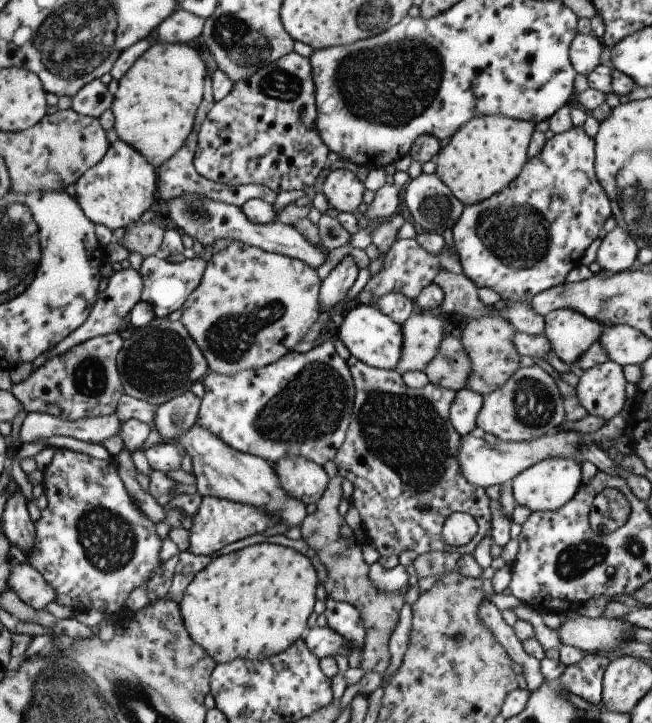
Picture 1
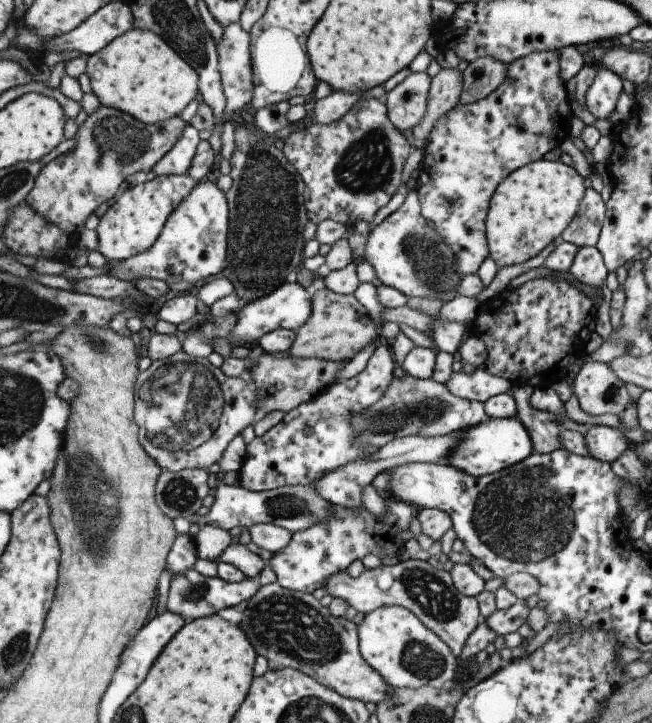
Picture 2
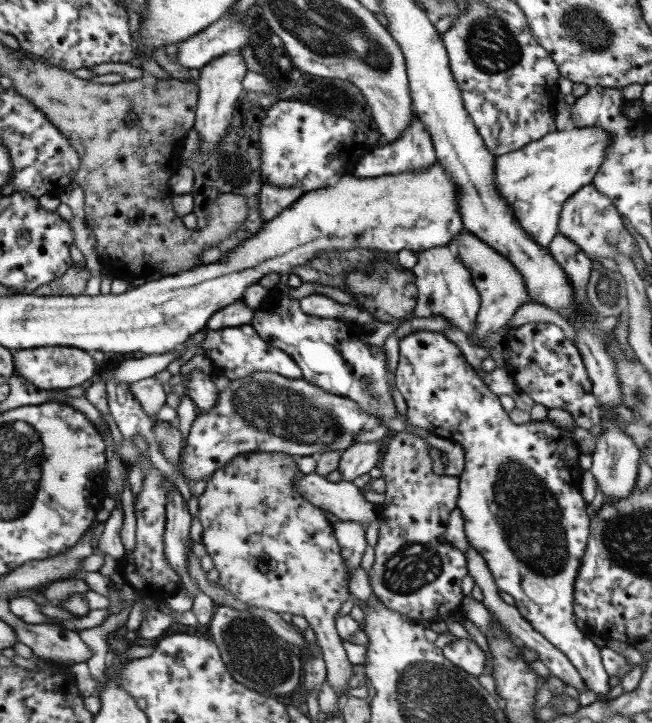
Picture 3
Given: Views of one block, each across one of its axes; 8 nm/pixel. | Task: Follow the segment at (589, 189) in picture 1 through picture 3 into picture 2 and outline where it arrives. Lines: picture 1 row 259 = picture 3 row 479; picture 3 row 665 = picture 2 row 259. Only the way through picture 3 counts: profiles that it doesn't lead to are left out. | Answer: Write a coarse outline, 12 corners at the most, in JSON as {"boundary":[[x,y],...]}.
{"boundary":[[595,246],[579,247],[568,272],[598,289],[608,273]]}

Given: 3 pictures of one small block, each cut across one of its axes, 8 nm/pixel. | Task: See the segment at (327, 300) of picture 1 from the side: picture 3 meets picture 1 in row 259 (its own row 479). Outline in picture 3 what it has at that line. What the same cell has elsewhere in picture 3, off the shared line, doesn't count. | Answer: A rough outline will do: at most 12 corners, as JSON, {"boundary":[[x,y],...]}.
{"boundary":[[357,443],[341,451],[343,482],[378,466],[381,444]]}

